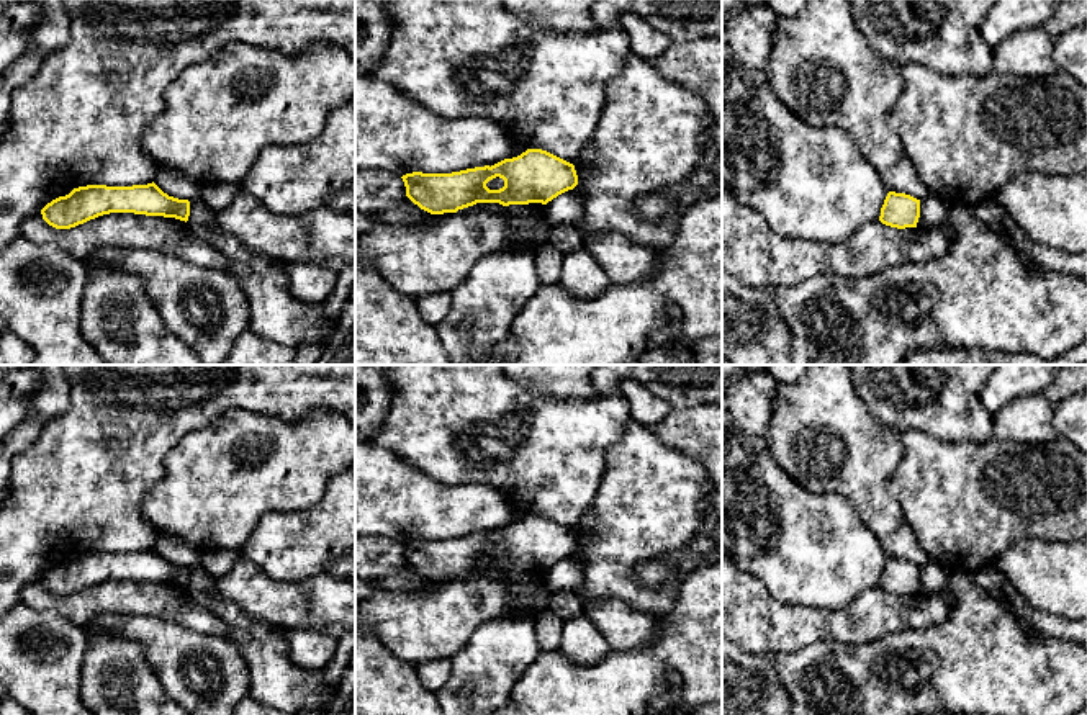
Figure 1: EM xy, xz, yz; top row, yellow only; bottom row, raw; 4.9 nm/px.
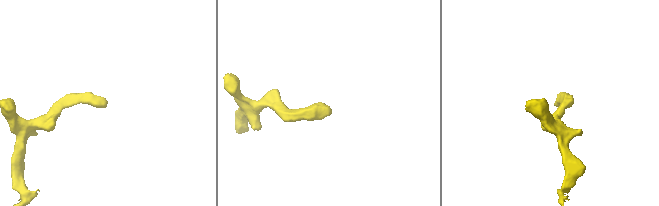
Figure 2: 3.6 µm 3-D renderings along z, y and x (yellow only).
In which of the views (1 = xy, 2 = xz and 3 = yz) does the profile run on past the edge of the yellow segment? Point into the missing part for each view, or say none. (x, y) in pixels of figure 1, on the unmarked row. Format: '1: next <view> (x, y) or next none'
1: next none
2: next none
3: next none

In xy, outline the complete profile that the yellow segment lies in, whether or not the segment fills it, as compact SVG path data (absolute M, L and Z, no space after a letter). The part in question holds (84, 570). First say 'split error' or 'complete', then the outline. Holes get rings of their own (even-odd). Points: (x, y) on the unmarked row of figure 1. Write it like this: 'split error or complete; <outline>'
complete; M154 548L133 553L87 551L41 576L43 586L56 596L70 596L110 579L164 582L187 589L190 568L169 563Z

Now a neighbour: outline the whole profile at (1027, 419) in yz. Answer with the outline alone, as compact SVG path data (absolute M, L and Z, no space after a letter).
M1044 393L1026 394L1018 399L1012 399L992 416L994 437L1004 442L1020 443L1051 443L1058 438L1053 419L1053 404Z

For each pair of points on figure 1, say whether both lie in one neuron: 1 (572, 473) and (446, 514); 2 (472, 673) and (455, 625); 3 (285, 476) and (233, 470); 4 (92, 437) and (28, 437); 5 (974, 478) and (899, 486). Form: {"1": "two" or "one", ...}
{"1": "two", "2": "two", "3": "one", "4": "two", "5": "one"}

